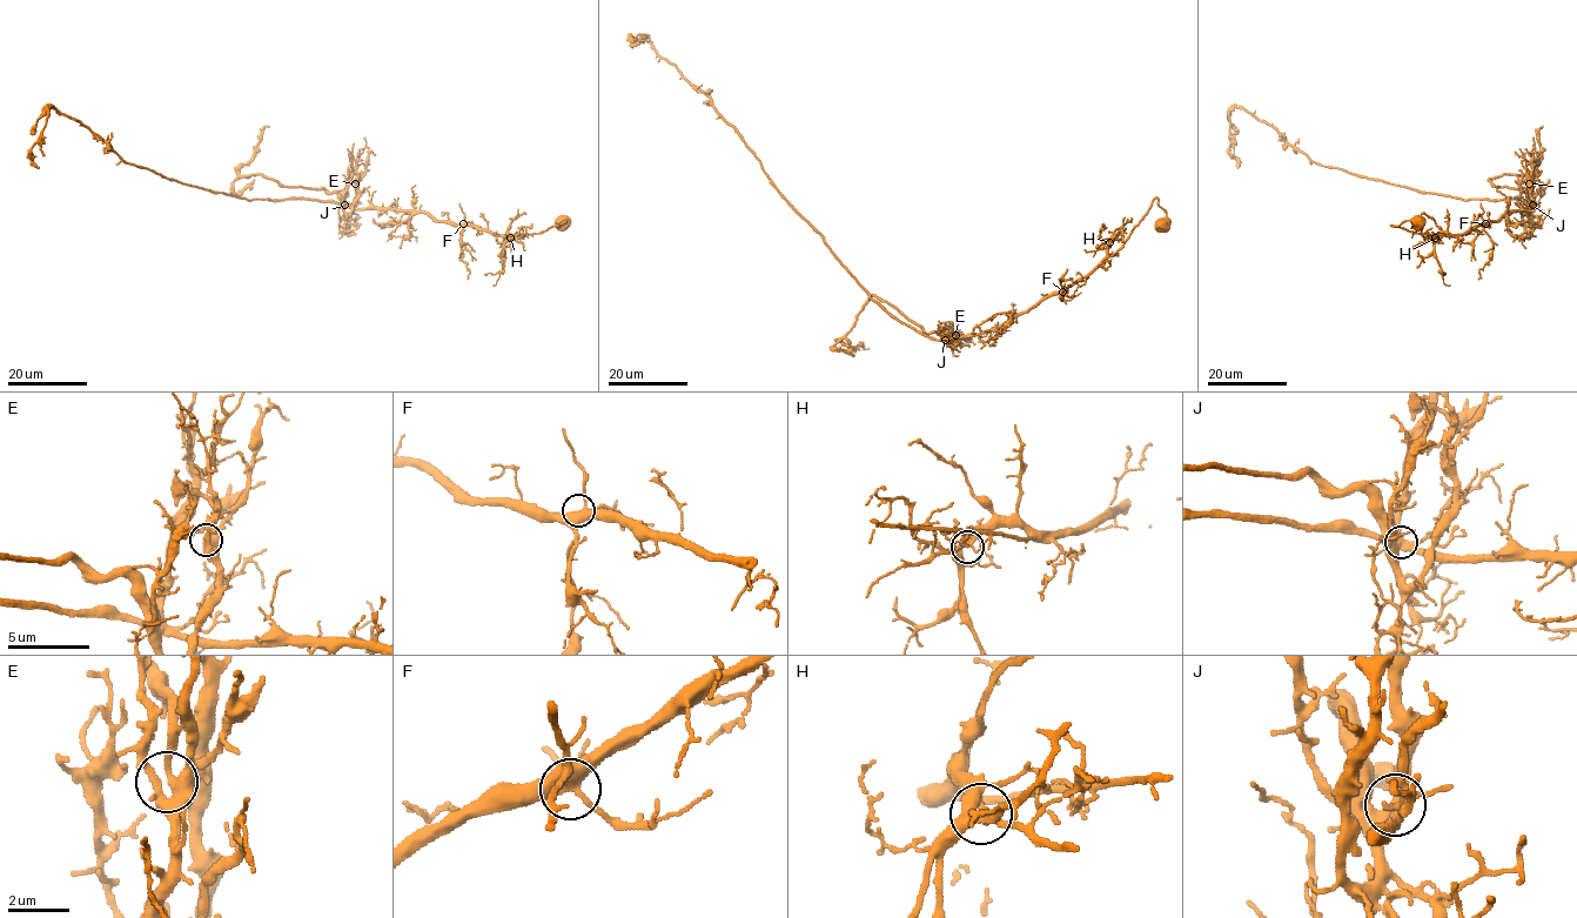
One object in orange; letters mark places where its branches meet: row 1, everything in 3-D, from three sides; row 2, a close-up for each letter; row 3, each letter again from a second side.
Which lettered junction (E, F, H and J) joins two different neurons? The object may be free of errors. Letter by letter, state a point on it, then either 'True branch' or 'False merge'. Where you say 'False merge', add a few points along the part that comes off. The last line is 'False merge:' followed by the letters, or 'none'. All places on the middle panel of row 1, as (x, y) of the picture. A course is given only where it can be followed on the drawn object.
E: Place: (955, 335). True branch
F: Place: (1062, 292). True branch
H: Place: (1109, 242). True branch
J: Place: (945, 340). False merge. Course of the part to remove: (945, 340), (935, 332), (926, 333), (873, 295), (856, 323), (838, 341), (851, 347), (870, 347)
False merge: J

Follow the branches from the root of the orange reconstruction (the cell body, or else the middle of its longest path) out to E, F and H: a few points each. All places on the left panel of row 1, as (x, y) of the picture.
E: (563, 221), (539, 233), (494, 235), (425, 213), (353, 208), (344, 194), (355, 183)
F: (563, 221), (539, 233), (515, 236), (494, 235), (463, 223)
H: (563, 221), (539, 233), (523, 238), (514, 233), (510, 238)

